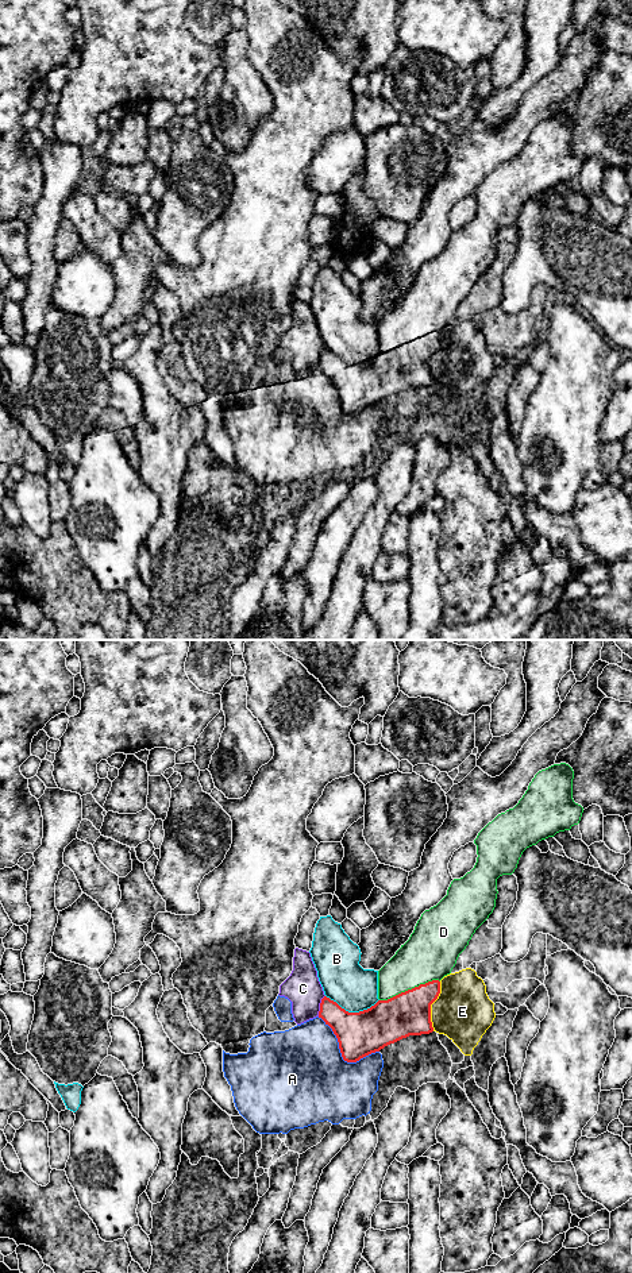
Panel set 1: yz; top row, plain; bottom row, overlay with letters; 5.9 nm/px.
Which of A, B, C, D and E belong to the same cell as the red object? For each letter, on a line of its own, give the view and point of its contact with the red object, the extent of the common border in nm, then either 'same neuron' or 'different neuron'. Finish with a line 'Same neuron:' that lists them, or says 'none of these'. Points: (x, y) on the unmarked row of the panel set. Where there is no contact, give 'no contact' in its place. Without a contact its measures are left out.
A: yz (342, 407) | 420 nm | different neuron
B: yz (353, 365) | 320 nm | different neuron
C: yz (320, 358) | 130 nm | different neuron
D: yz (409, 342) | 380 nm | same neuron
E: yz (430, 358) | 300 nm | different neuron
Same neuron: D

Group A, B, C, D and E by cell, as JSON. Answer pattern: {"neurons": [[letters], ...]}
{"neurons": [["A"], ["B"], ["C"], ["D"], ["E"]]}

